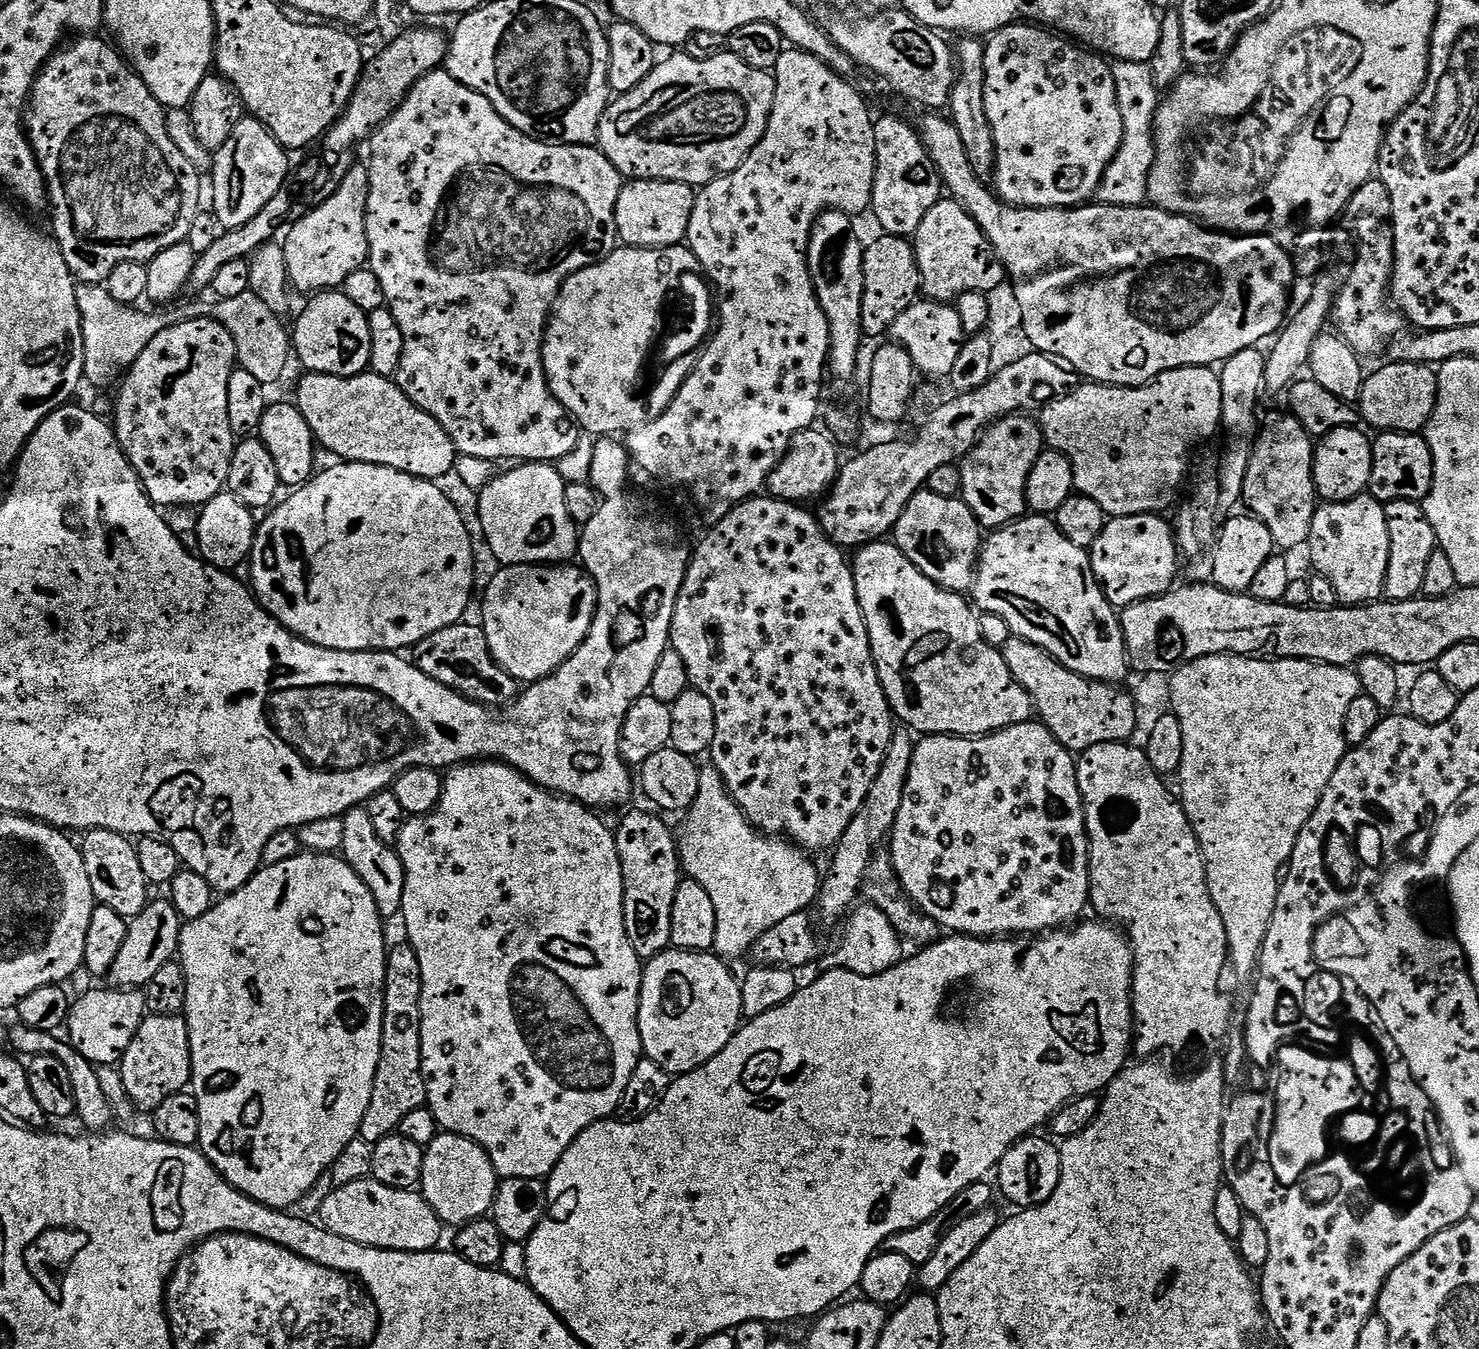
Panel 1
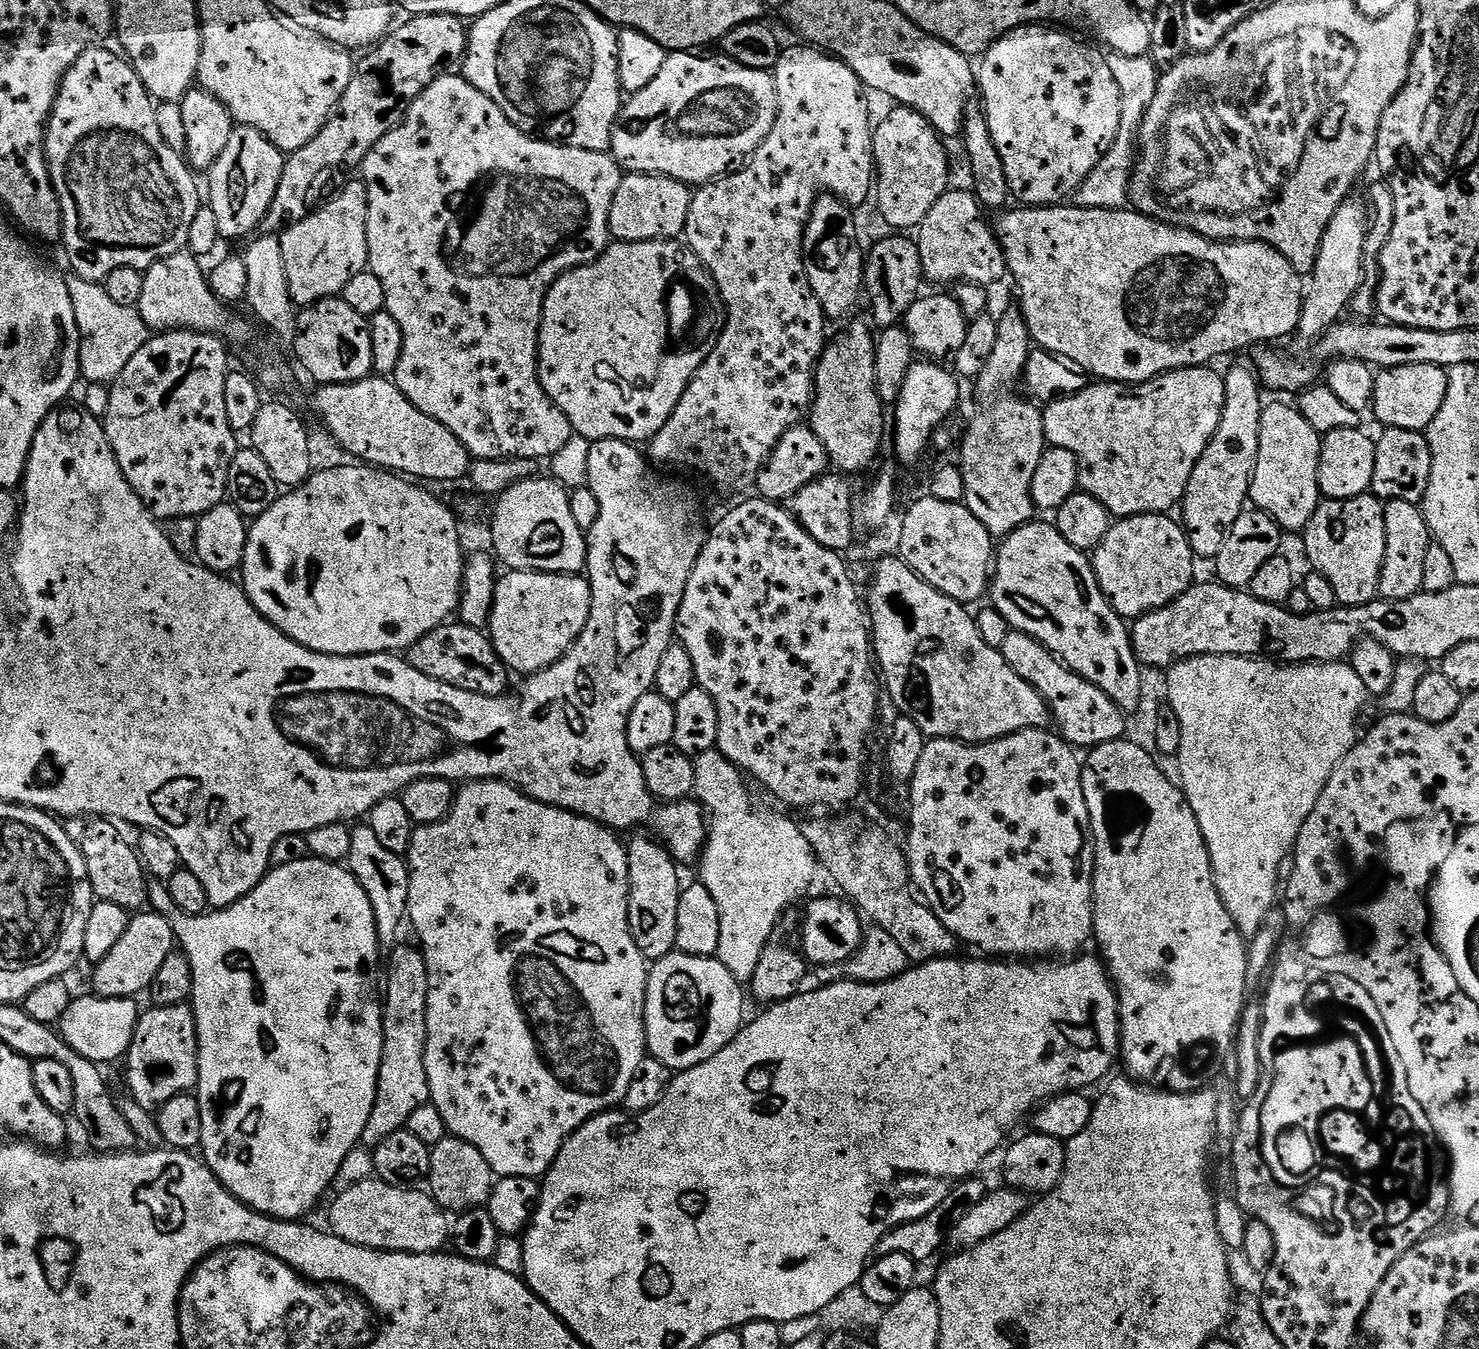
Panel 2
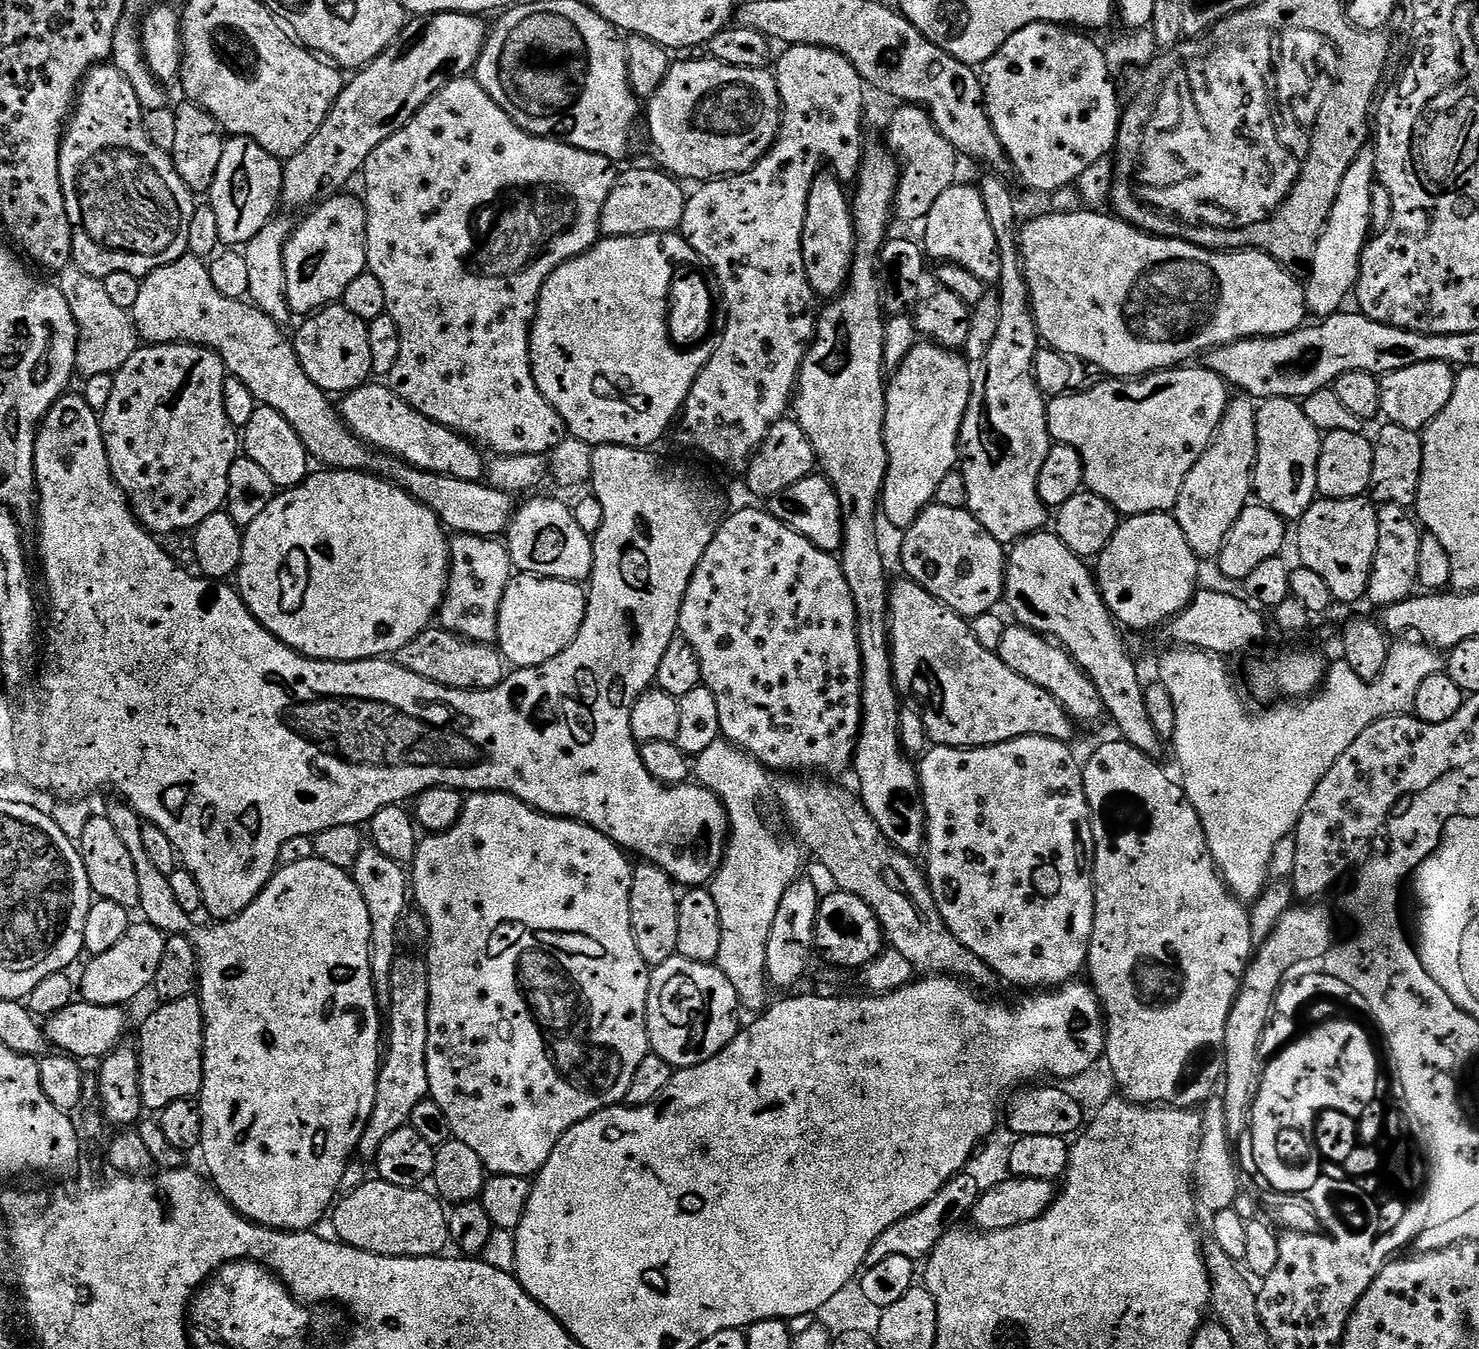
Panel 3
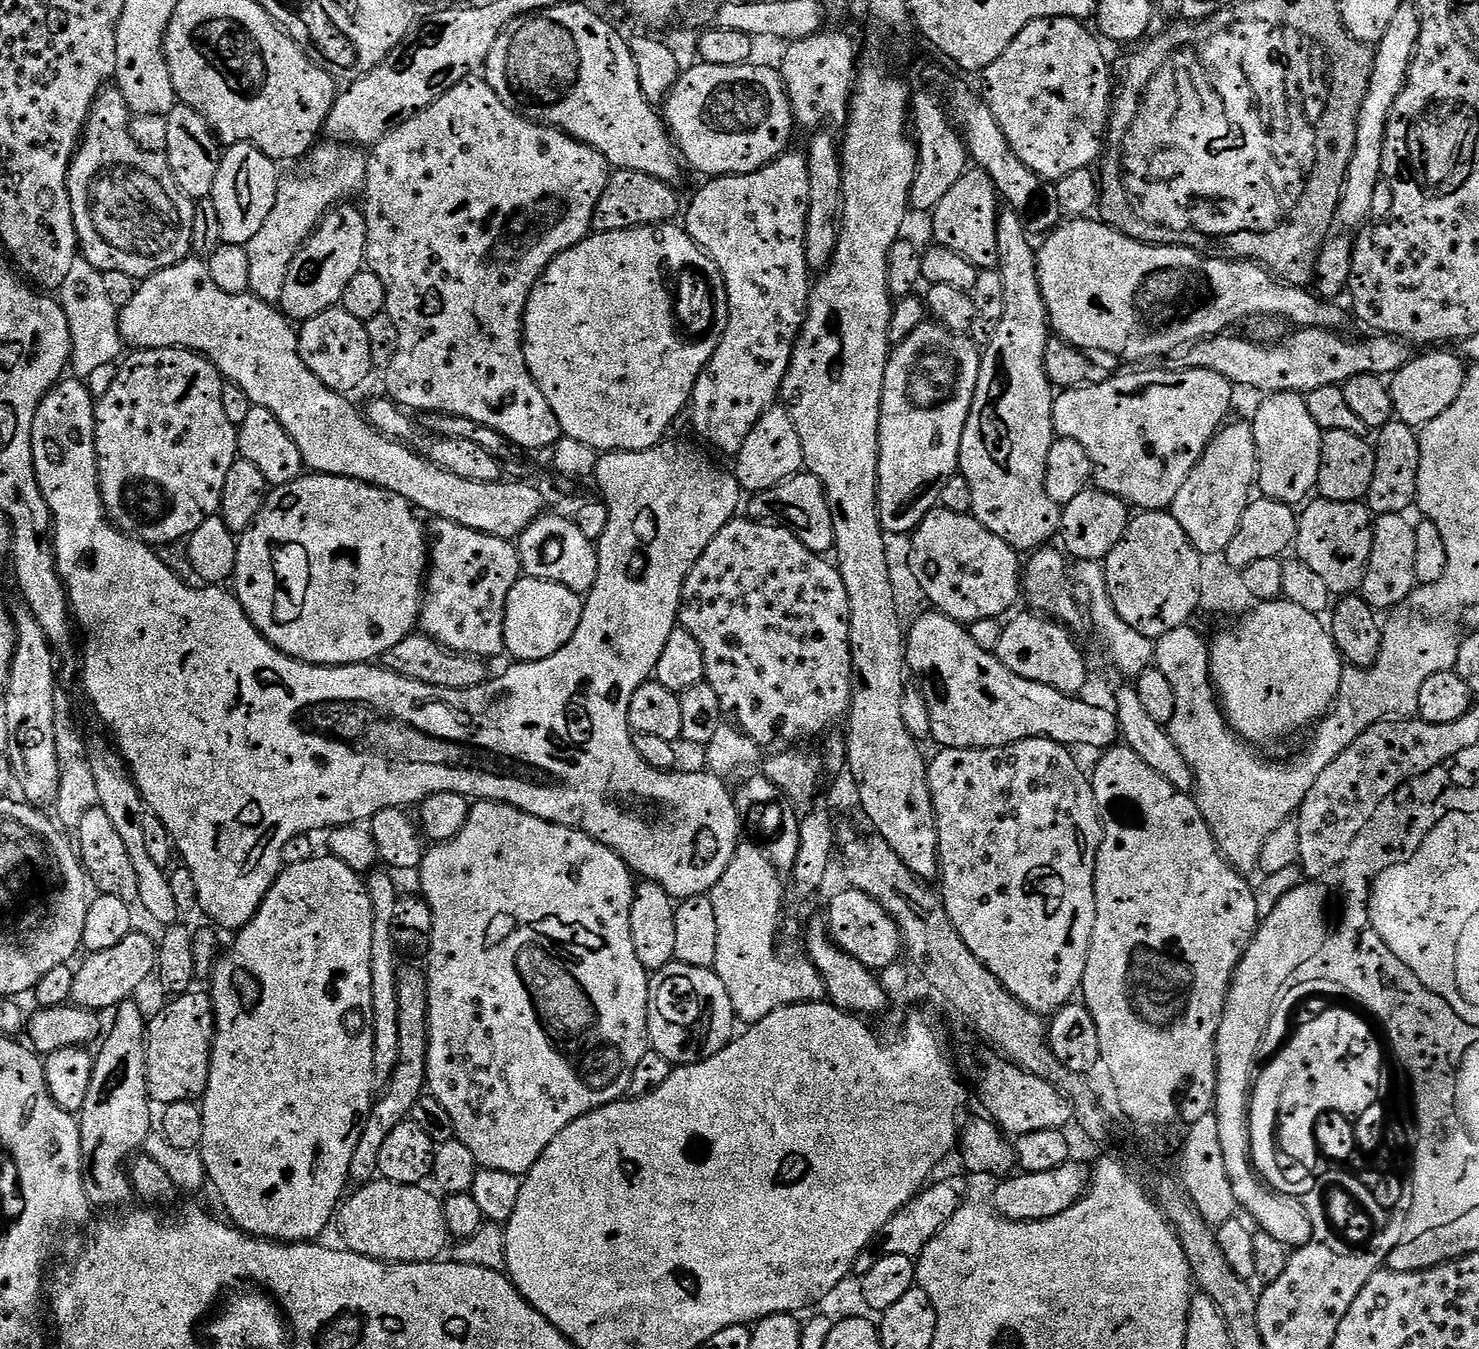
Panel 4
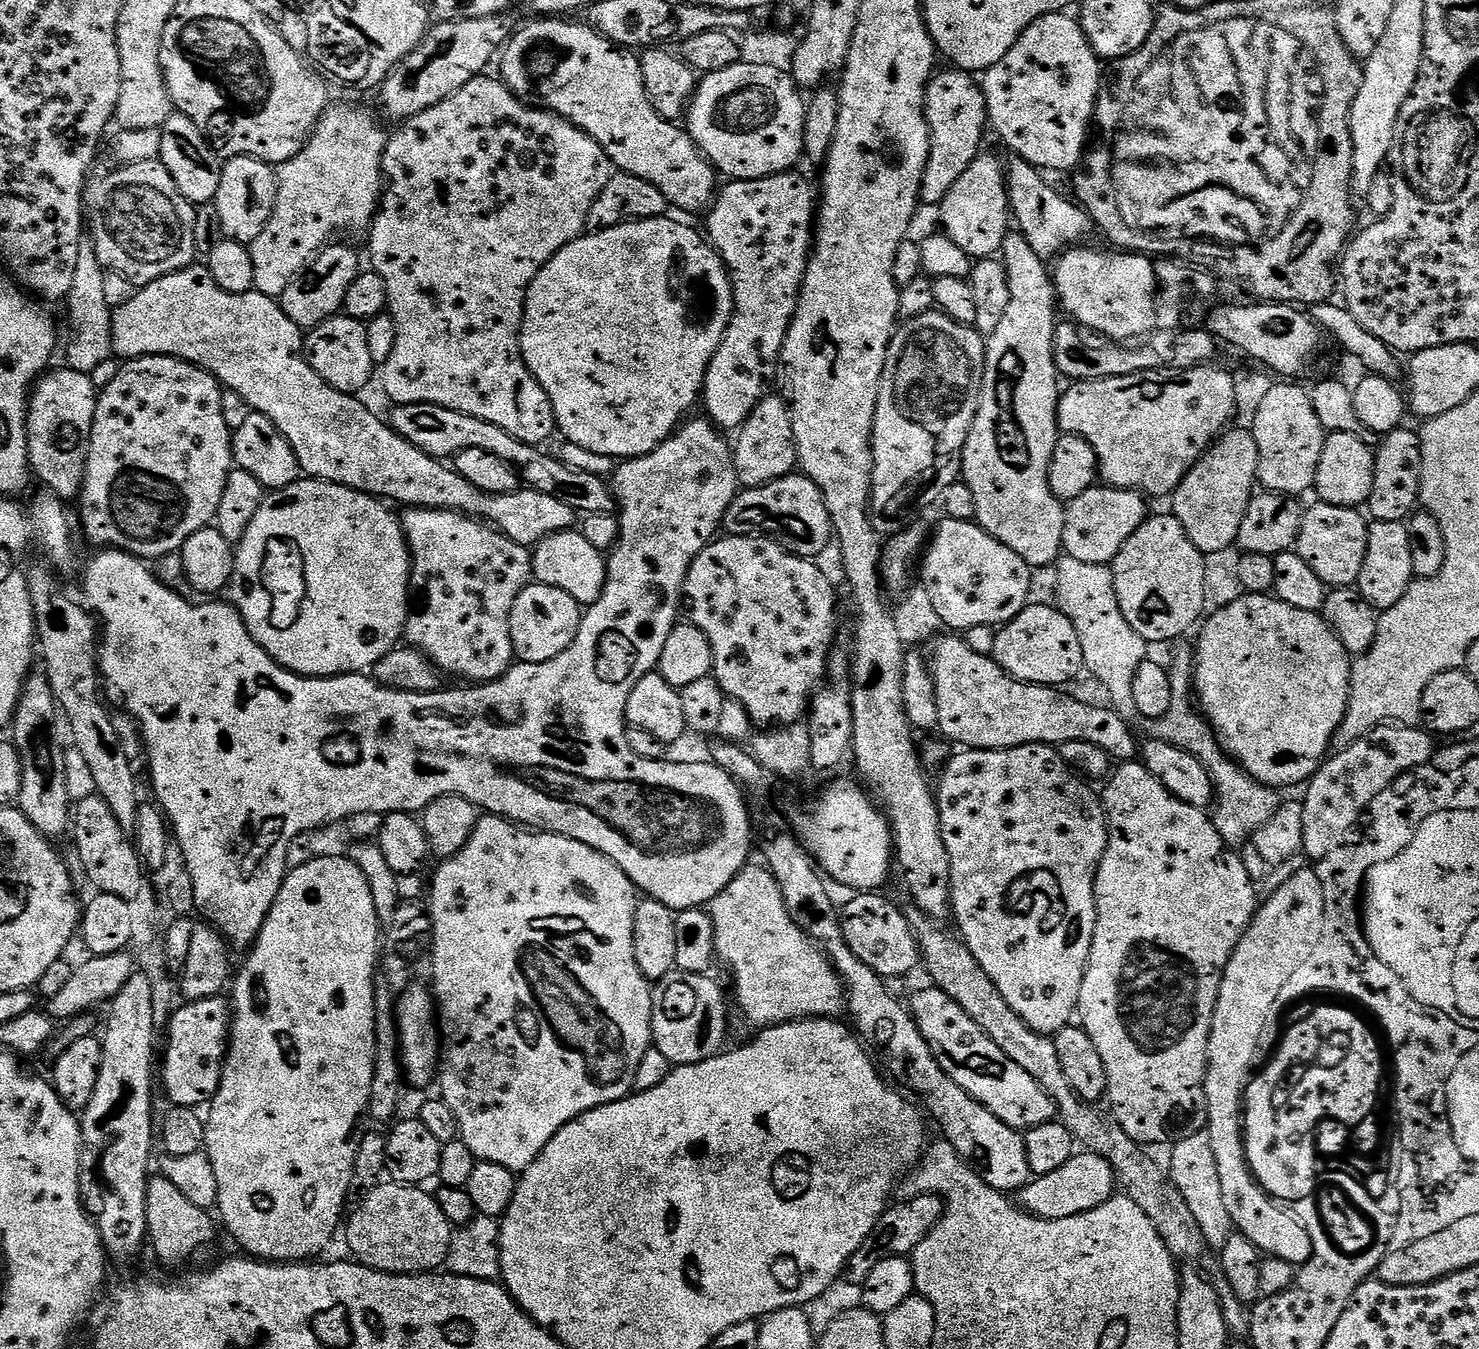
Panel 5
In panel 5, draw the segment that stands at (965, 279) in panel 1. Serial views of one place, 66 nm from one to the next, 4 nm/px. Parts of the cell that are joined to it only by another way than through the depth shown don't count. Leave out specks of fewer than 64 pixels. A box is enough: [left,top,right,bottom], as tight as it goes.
[938,154,1010,258]

